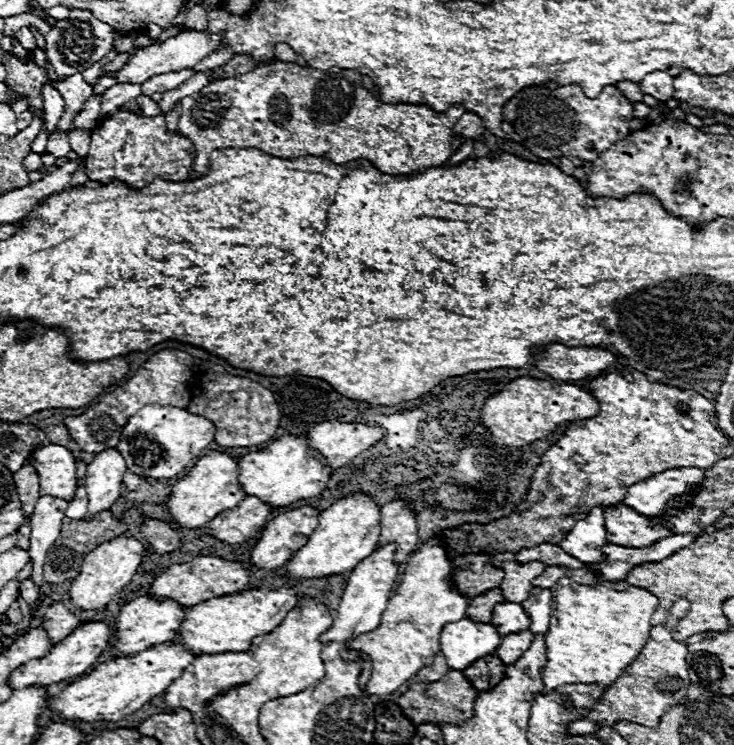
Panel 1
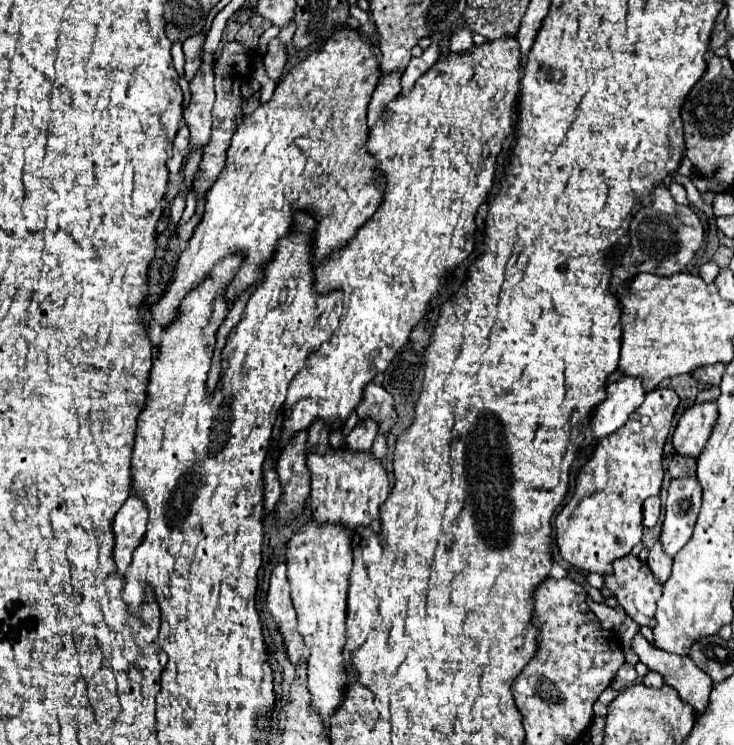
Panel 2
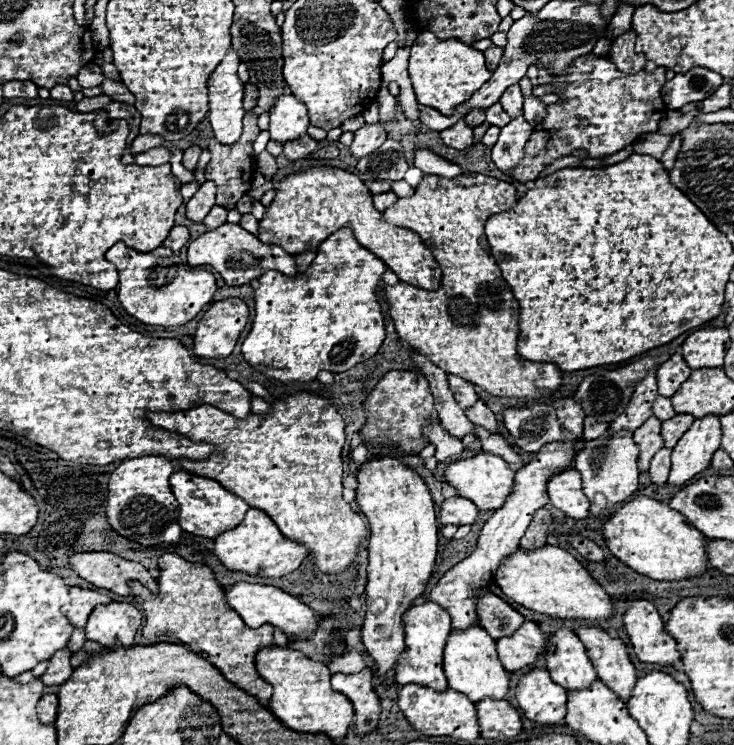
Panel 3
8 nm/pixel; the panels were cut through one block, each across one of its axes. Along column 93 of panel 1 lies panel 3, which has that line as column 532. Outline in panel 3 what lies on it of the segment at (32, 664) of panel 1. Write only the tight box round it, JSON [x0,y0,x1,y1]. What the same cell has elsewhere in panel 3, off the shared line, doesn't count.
[496,620,546,672]

